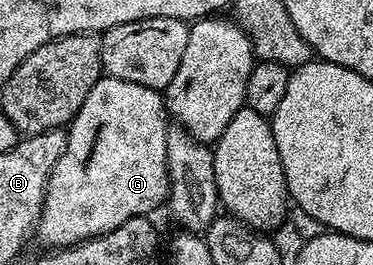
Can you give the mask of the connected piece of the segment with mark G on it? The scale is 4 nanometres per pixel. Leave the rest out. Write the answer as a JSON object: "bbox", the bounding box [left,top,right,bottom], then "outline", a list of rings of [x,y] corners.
{"bbox":[35,77,169,249],"outline":[[[102,77],[96,85],[87,93],[87,101],[79,109],[79,113],[73,118],[67,128],[65,136],[65,152],[59,161],[55,161],[55,169],[47,181],[45,190],[45,203],[41,207],[41,216],[37,219],[35,239],[42,243],[42,248],[56,249],[58,247],[74,247],[76,243],[82,243],[84,239],[94,239],[100,235],[111,233],[111,229],[119,229],[123,221],[131,221],[140,215],[148,216],[157,206],[164,204],[169,197],[169,174],[167,173],[167,108],[161,91],[156,91],[143,85],[135,85],[131,81],[122,79],[110,79]]]}

